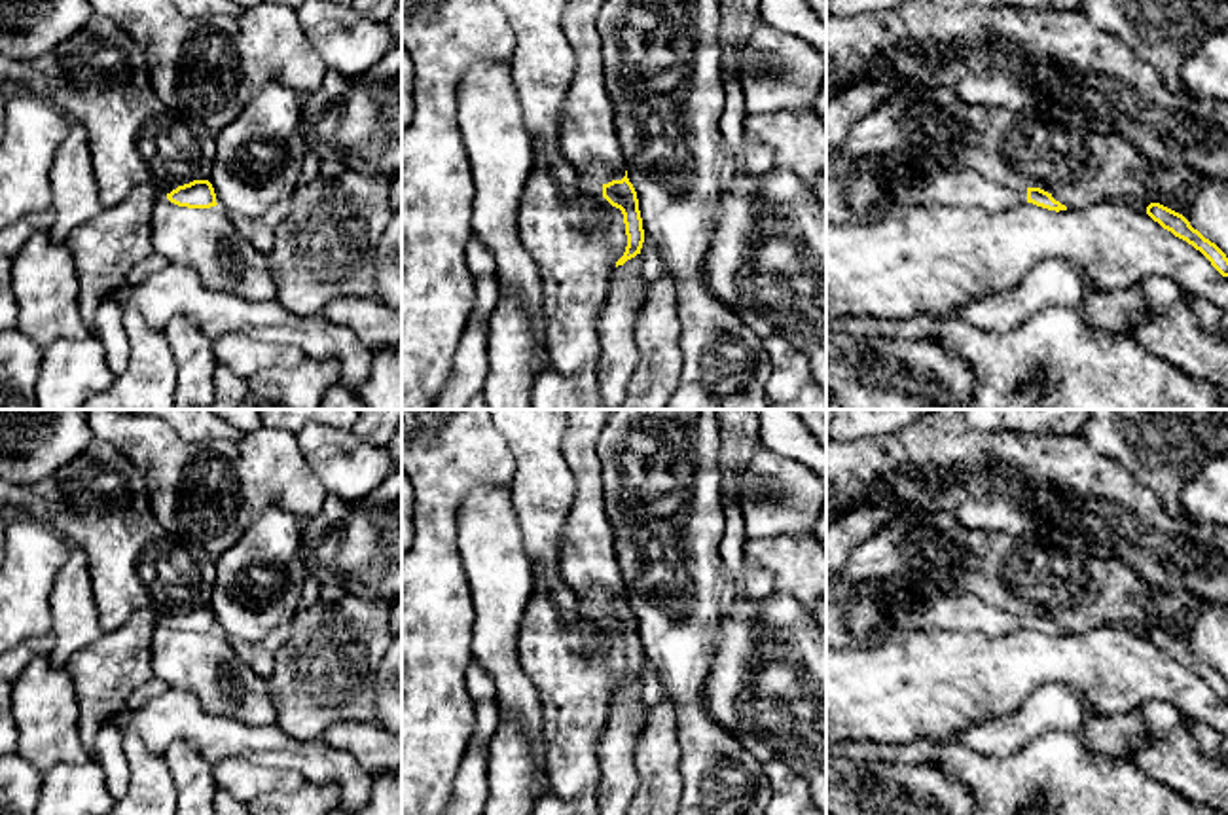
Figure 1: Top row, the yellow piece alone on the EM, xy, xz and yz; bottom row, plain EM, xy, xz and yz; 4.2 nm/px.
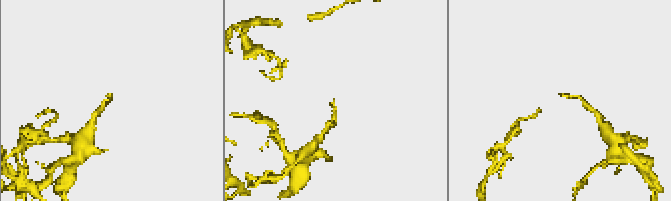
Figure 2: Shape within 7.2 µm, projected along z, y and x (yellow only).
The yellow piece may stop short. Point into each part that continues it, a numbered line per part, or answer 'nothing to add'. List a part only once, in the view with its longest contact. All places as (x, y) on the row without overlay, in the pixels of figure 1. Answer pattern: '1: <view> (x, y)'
1: xz (588, 563)

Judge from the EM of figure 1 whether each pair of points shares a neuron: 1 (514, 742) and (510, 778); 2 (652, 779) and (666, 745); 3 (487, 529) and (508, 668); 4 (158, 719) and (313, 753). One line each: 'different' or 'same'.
1: same
2: same
3: same
4: same

